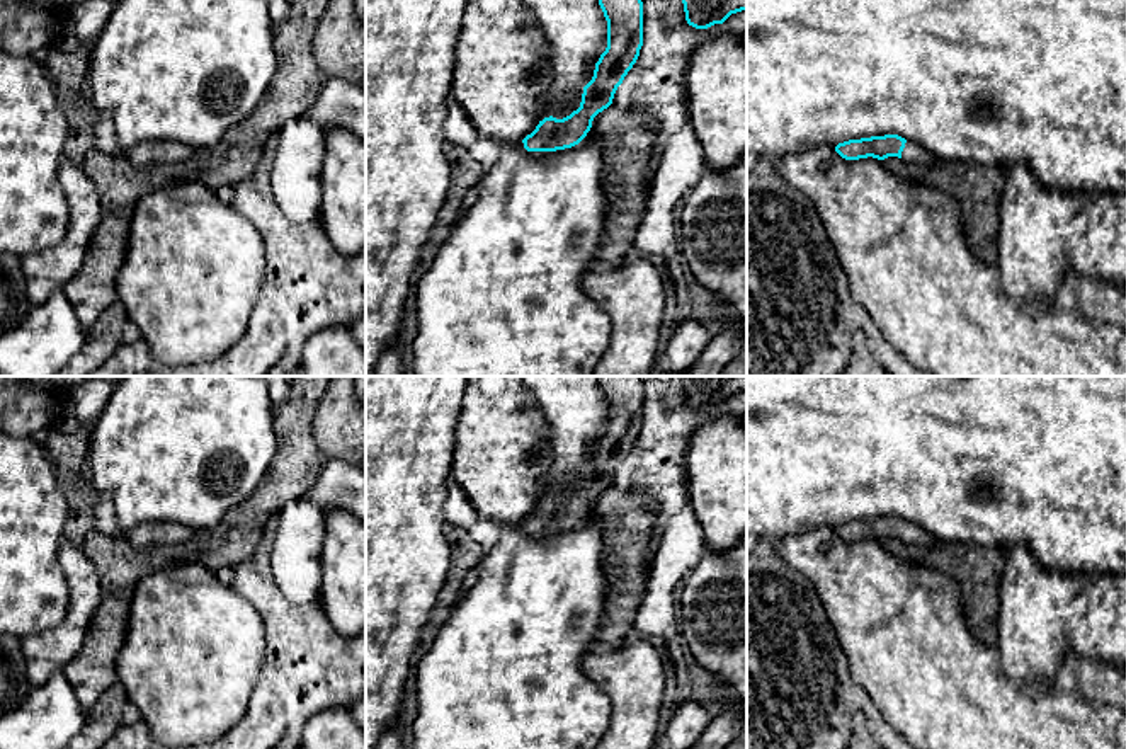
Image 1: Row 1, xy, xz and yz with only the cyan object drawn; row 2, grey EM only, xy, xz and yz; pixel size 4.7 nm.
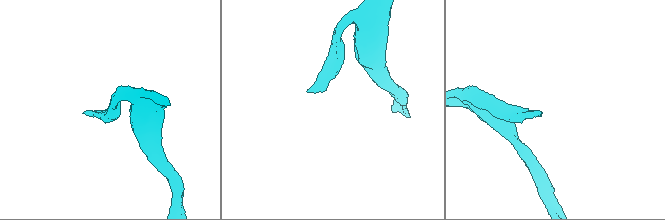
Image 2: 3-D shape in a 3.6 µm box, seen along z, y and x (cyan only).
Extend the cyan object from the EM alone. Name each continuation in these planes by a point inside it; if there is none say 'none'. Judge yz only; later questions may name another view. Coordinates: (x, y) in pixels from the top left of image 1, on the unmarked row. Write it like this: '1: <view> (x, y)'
1: yz (912, 535)

